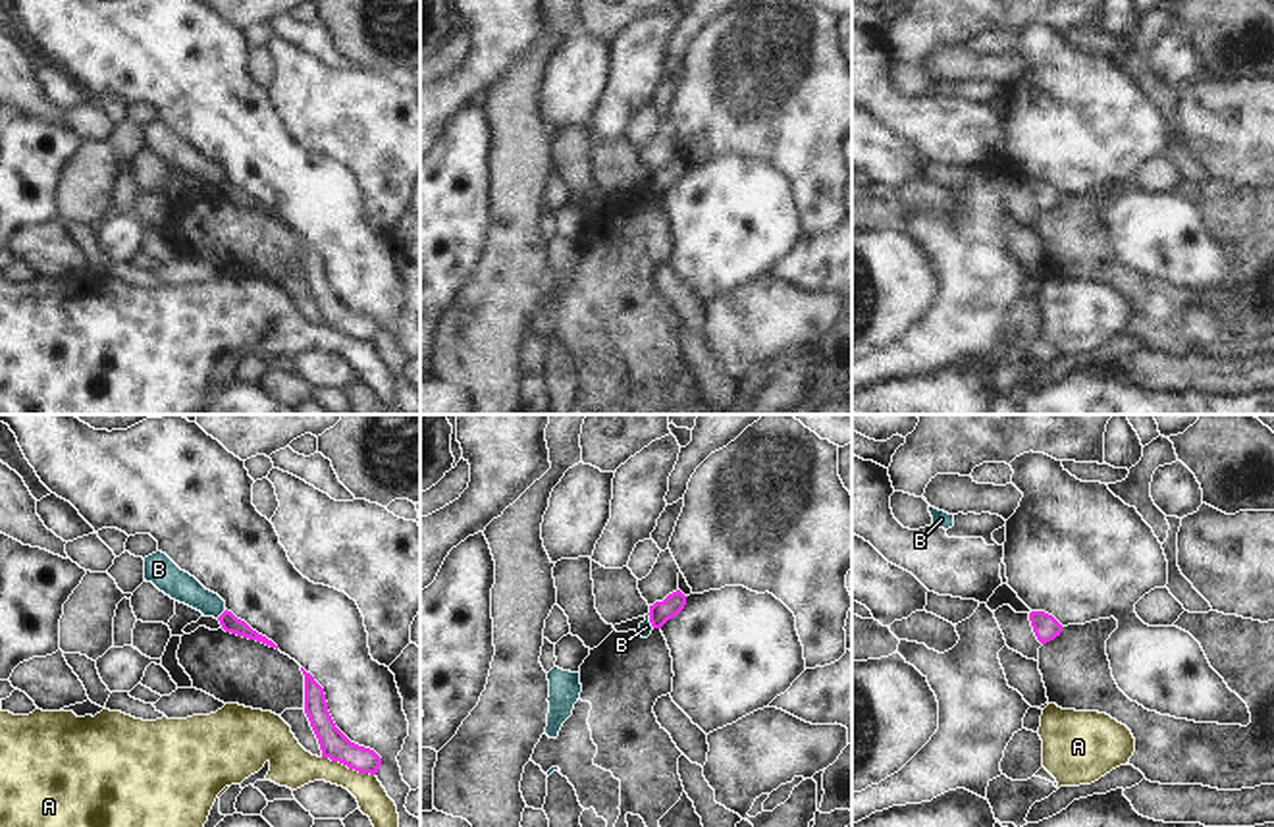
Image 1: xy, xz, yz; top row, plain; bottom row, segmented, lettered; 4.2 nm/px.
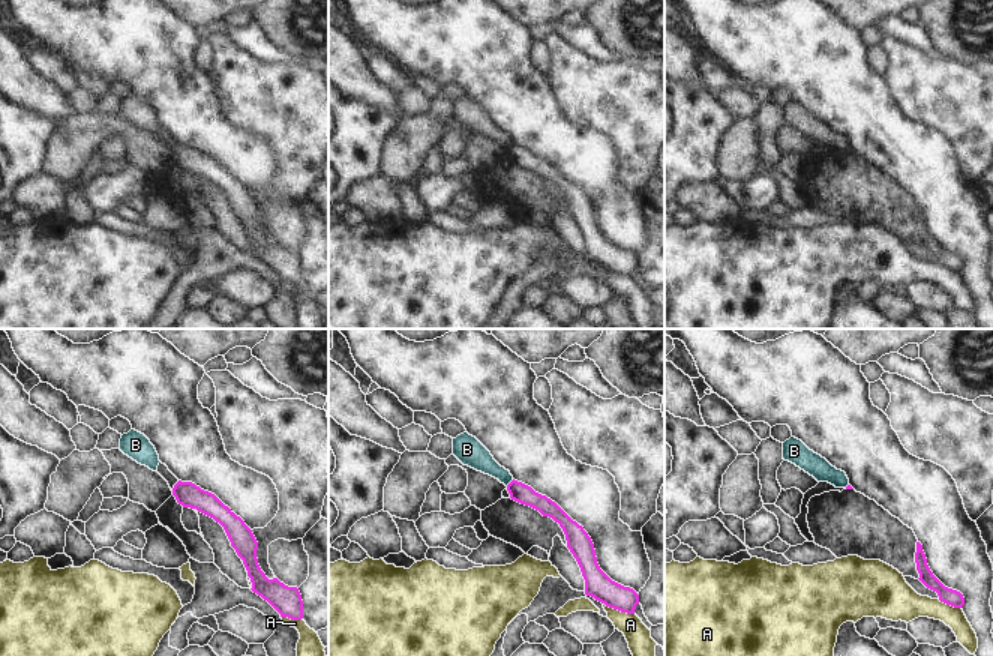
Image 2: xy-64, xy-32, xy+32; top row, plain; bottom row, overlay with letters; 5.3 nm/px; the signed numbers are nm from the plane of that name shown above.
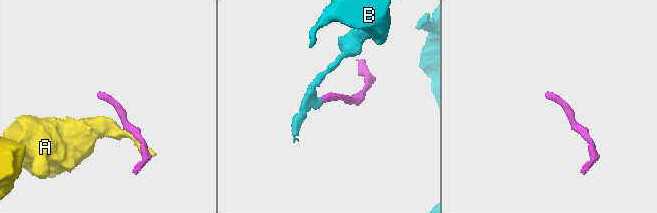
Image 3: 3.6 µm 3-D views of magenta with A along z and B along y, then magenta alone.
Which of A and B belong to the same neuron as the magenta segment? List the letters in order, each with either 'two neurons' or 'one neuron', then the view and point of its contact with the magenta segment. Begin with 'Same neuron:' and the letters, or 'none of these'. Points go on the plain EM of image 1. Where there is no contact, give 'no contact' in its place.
Same neuron: none of these
A: two neurons | xy (347, 334)
B: two neurons | xy (222, 182)

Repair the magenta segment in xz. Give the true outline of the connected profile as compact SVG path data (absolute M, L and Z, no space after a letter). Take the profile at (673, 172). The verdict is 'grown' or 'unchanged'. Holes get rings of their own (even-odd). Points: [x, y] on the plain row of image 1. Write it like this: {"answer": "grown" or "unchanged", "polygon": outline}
{"answer": "unchanged", "polygon": "M680 158L669 162L663 170L650 173L650 191L653 197L661 197L669 187L677 185L684 173L686 166Z"}

